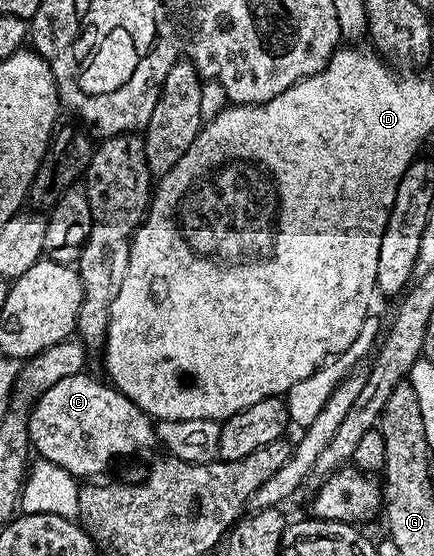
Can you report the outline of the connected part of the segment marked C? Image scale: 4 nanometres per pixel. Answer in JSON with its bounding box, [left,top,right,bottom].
[27,373,157,477]

